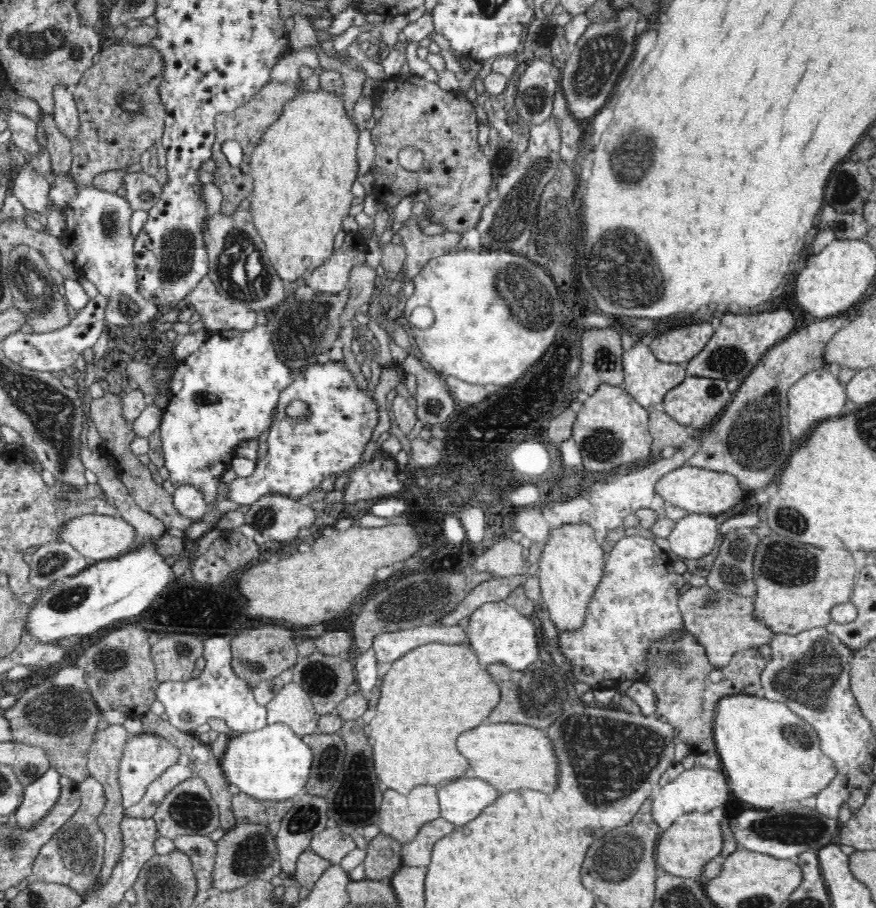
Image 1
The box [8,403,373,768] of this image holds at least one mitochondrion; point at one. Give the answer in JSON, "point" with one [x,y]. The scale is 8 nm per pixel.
{"point":[73,720]}

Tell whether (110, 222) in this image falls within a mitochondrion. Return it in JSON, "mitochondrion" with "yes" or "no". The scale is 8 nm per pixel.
{"mitochondrion":"yes"}

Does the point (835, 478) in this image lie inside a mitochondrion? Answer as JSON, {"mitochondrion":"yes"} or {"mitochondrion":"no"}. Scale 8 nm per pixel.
{"mitochondrion":"no"}

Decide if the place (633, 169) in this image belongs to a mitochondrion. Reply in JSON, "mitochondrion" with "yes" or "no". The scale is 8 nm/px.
{"mitochondrion":"yes"}

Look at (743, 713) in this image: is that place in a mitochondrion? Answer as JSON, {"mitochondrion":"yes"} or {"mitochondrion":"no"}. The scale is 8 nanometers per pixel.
{"mitochondrion":"no"}

